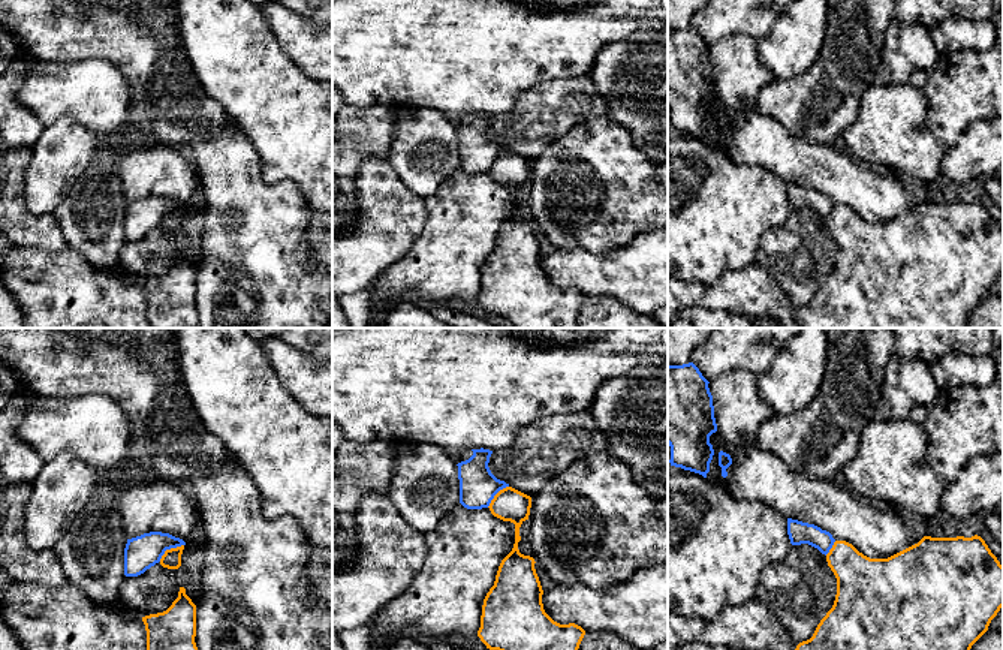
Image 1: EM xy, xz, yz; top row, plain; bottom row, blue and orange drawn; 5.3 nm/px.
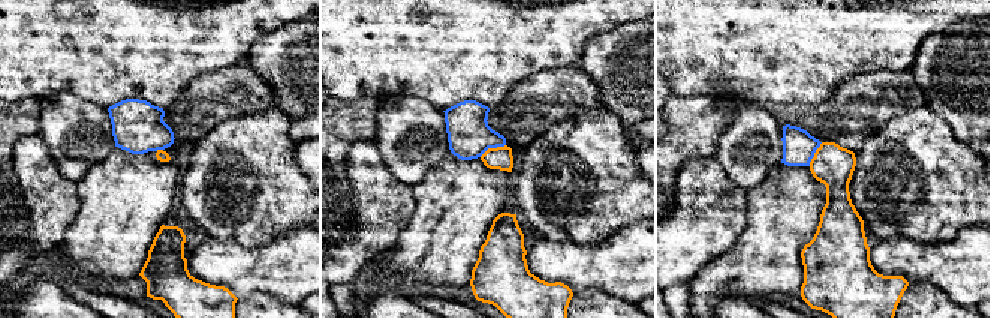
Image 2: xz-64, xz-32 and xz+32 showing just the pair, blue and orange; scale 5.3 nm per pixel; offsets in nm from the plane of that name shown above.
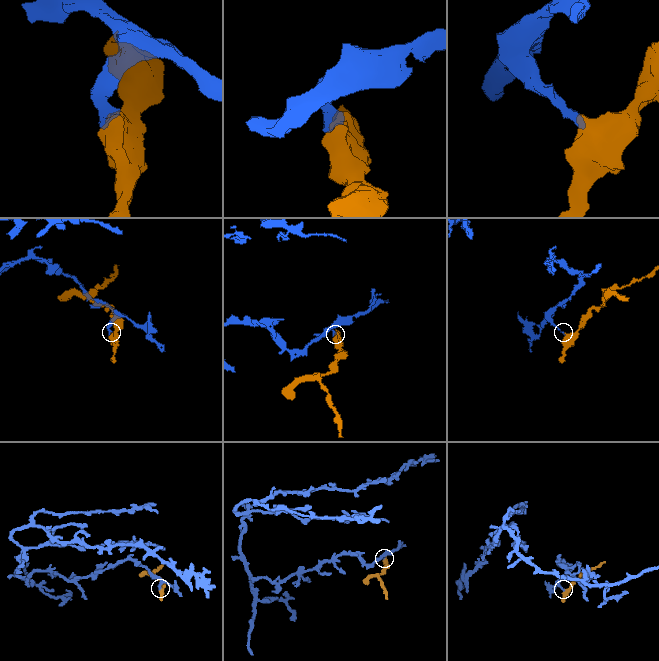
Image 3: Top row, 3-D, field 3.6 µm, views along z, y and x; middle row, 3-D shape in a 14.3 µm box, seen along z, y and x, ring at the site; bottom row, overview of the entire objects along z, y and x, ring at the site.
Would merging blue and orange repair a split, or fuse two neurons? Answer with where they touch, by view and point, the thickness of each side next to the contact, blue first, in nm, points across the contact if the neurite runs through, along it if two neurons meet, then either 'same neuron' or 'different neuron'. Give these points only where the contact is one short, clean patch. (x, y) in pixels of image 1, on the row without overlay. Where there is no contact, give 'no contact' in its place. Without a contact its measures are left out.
xy (169, 213) | 180/100 nm | along xy (183, 208), (168, 213), (159, 225) | different neuron

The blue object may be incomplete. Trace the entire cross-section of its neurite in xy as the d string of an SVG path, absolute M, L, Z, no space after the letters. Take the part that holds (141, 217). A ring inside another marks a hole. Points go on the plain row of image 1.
M150 196L127 204L124 213L124 240L138 241L160 226L166 214L186 210L180 202L169 198Z

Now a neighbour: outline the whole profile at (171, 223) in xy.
M184 210L166 214L160 223L160 229L168 234L178 234L181 231L181 219Z

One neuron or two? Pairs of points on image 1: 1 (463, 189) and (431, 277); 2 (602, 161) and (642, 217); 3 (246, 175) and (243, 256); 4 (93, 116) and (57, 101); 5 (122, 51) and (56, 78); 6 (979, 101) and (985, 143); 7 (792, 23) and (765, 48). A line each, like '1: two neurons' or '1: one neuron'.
1: one neuron
2: one neuron
3: one neuron
4: one neuron
5: two neurons
6: two neurons
7: one neuron

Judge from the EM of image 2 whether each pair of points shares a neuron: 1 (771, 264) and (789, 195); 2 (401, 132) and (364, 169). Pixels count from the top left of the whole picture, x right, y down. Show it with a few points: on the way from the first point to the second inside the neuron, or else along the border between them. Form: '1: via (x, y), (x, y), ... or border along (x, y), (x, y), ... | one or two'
1: via (771, 247), (785, 211) | one
2: border along (374, 141), (388, 169), (401, 181) | two

